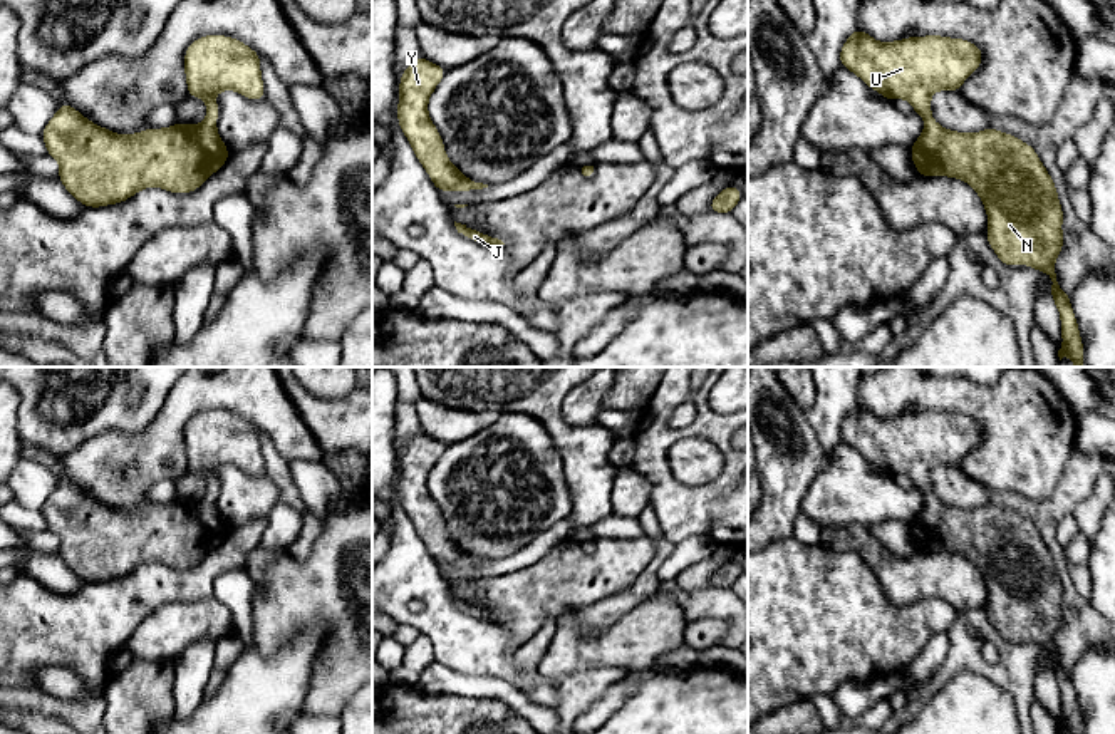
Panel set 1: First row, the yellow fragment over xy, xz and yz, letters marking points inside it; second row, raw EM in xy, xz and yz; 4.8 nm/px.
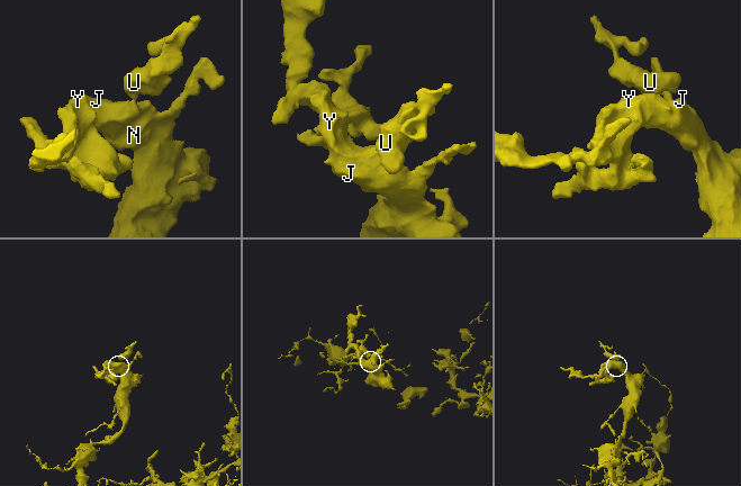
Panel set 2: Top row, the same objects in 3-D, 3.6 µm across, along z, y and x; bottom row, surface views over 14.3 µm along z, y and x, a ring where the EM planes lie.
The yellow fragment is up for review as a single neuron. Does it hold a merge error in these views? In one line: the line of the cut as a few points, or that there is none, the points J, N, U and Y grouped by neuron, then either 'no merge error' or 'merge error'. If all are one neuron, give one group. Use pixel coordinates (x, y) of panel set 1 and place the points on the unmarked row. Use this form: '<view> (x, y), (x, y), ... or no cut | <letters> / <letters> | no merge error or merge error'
no cut | J N U Y | no merge error

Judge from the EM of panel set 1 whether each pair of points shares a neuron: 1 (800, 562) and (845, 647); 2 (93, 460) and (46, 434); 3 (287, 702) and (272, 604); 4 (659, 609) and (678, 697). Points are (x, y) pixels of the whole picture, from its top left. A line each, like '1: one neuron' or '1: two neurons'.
1: one neuron
2: two neurons
3: two neurons
4: two neurons

